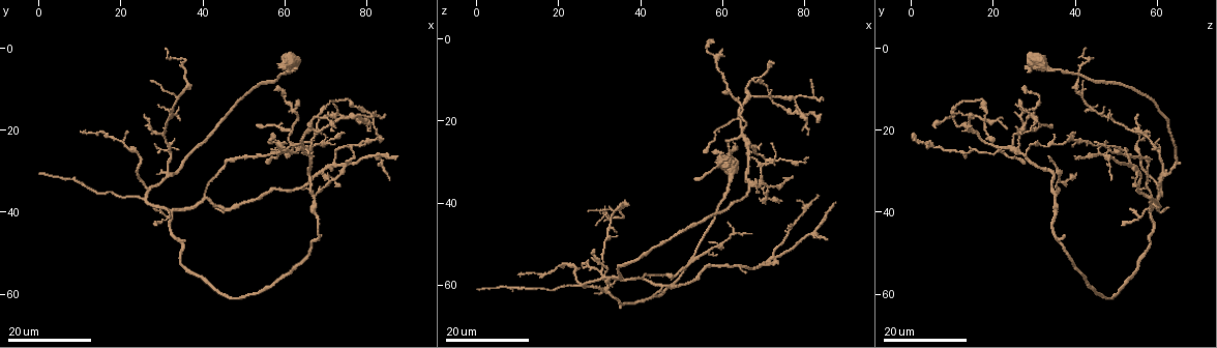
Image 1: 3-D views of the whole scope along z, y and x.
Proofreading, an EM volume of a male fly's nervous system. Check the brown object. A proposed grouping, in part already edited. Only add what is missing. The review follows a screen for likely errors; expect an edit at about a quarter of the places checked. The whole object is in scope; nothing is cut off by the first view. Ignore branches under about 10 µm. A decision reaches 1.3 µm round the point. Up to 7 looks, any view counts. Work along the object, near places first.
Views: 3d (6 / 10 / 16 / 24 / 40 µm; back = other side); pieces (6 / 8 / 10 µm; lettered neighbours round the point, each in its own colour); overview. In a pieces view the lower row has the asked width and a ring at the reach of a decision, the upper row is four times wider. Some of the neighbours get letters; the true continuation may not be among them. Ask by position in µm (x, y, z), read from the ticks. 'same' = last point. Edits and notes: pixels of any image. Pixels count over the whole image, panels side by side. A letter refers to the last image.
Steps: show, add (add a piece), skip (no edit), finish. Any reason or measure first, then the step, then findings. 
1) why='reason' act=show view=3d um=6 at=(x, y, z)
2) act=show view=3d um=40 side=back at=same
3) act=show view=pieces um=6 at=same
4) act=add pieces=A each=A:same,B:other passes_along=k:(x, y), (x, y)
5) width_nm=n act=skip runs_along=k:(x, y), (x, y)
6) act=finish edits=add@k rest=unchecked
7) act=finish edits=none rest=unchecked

why='free end' act=show view=3d um=24 at=(85.5, 32.0, 49.5)

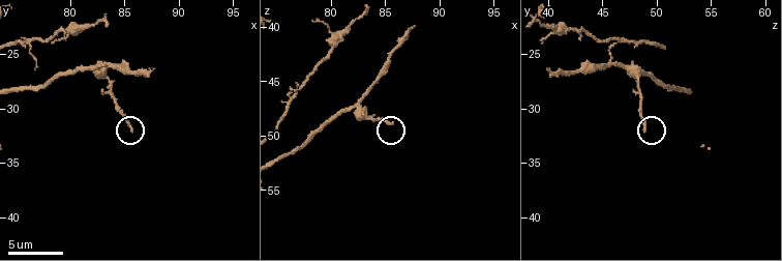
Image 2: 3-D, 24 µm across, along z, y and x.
why='what lies round it' act=show view=pieces um=10 at=(85.8, 32.0, 49.0)

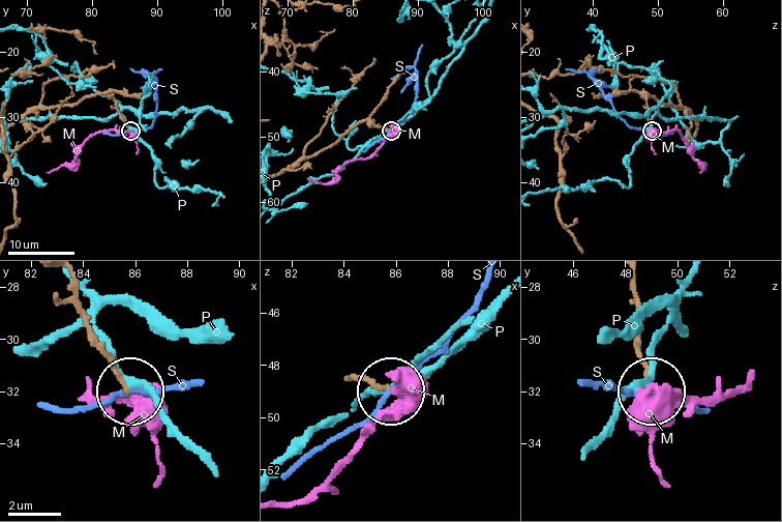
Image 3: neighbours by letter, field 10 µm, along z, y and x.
act=skip each=M:other,P:other,S:other runs_along=3:(72, 278), (88, 338), (123, 388) found='none of them fits'

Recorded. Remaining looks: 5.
act=show view=3d um=10 at=(87.6, 26.6, 40.2)

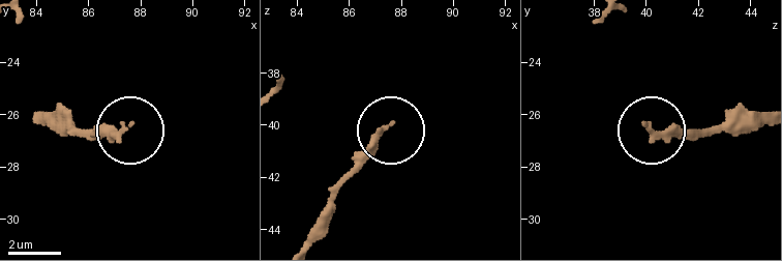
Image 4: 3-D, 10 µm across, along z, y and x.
act=show view=pieces um=8 at=(87.5, 26.5, 40.0)

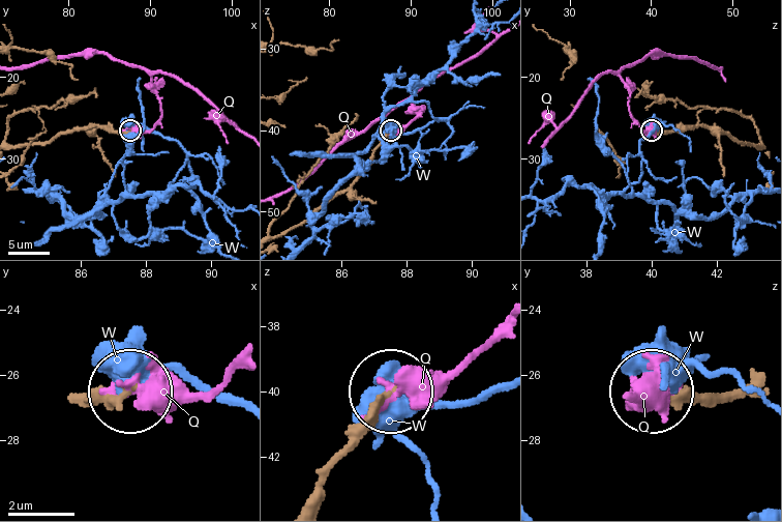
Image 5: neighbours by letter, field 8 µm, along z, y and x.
width_nm=180 act=skip each=Q:other,W:other runs_along=5:(22, 146), (46, 144), (60, 135), (96, 124), (128, 131) found='none of them fits'

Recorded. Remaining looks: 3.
why='tapers out' act=show view=3d um=16 at=(84.0, 16.5, 14.5)

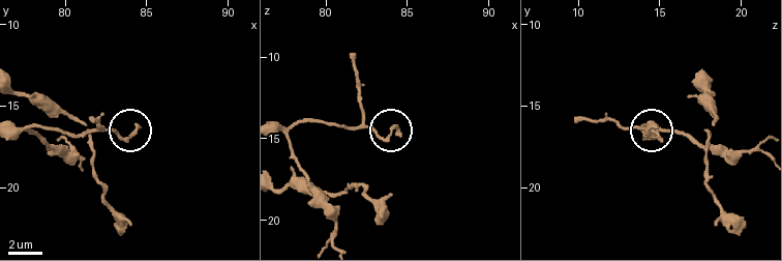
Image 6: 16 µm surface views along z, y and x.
act=show view=pieces um=6 at=(84.4, 16.3, 14.7)

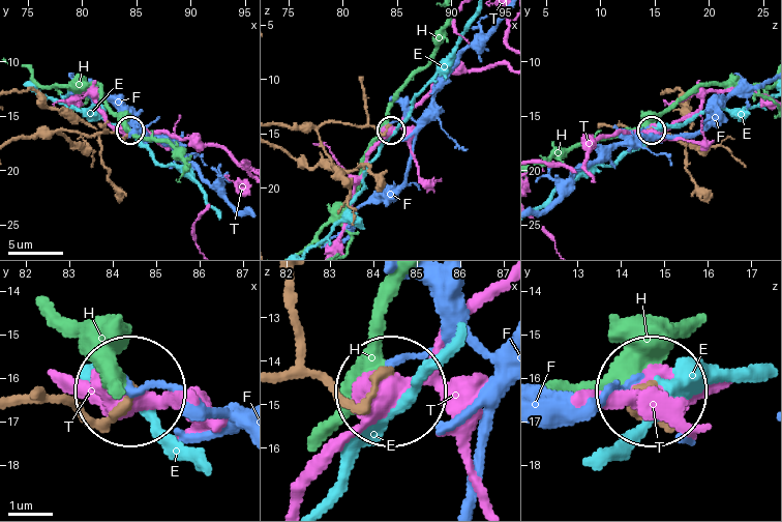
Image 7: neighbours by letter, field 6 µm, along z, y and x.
act=skip each=E:other,F:other,H:other,T:other runs_along=7:(278, 124), (337, 122), (390, 129) found='no lettered piece goes on from it'

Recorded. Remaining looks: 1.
act=finish edits=none rest=unchecked

